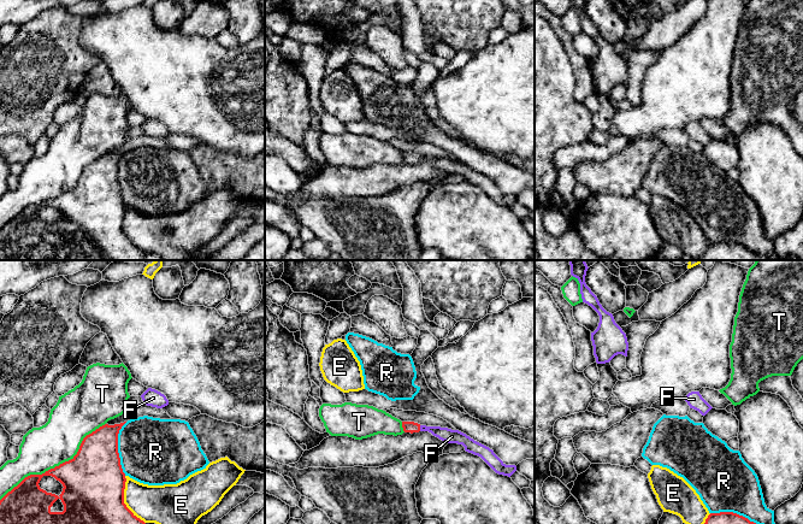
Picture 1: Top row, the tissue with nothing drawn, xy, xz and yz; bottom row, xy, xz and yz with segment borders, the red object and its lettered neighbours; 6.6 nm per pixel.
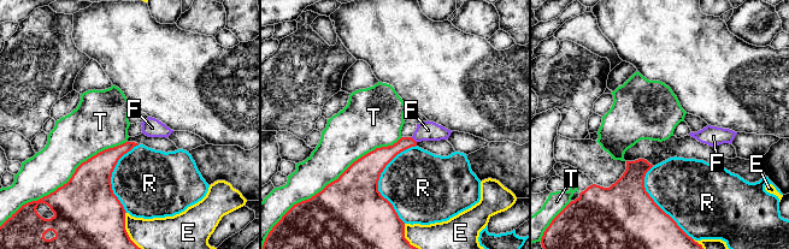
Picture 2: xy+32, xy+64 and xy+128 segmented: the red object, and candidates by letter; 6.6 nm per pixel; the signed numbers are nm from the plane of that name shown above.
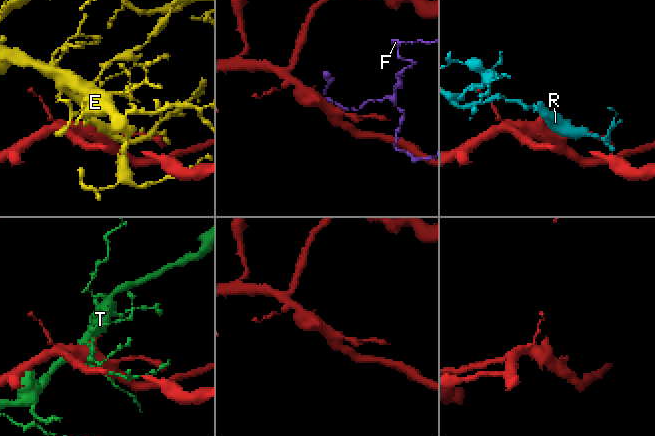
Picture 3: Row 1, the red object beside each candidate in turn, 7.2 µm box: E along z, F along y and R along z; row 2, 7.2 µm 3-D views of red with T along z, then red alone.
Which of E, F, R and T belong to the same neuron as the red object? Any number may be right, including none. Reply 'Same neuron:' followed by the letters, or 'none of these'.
Same neuron: F

